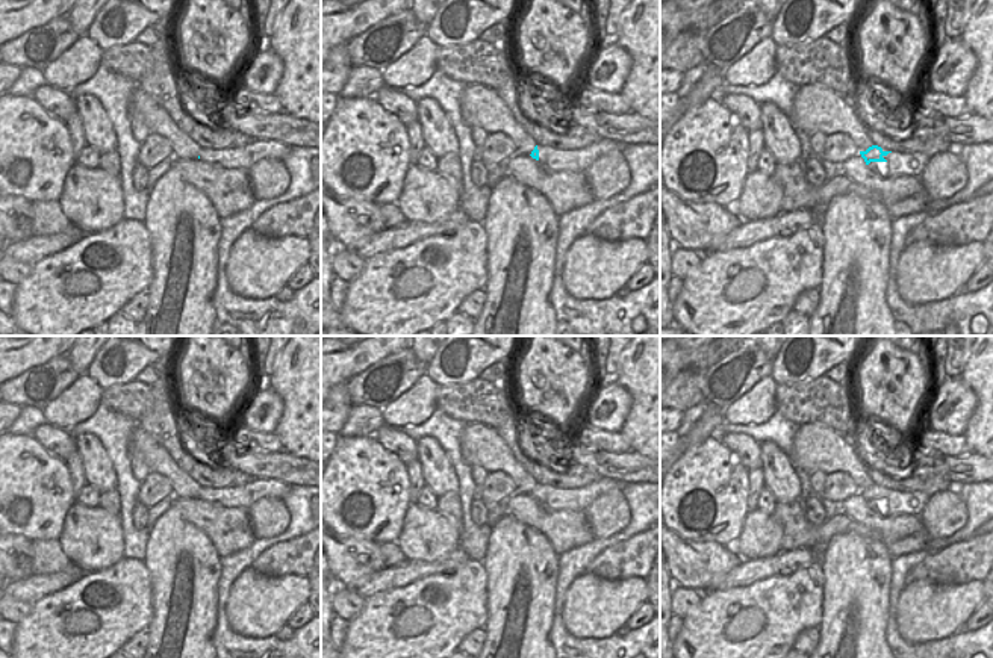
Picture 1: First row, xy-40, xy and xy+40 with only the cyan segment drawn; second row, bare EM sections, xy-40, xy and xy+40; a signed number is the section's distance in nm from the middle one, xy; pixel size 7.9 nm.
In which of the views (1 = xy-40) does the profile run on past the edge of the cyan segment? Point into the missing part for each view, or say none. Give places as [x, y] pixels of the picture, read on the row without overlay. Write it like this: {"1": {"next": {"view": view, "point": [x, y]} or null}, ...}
{"1": {"next": null}}

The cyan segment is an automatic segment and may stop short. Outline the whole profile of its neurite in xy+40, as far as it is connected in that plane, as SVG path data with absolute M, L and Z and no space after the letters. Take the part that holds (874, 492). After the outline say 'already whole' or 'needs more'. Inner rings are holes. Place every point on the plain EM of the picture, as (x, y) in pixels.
M878 484L869 486L866 490L860 490L866 504L878 516L895 514L914 514L920 516L929 495L925 492L898 492L881 487Z; needs more

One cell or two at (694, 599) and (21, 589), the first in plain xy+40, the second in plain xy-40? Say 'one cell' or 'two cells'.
two cells

